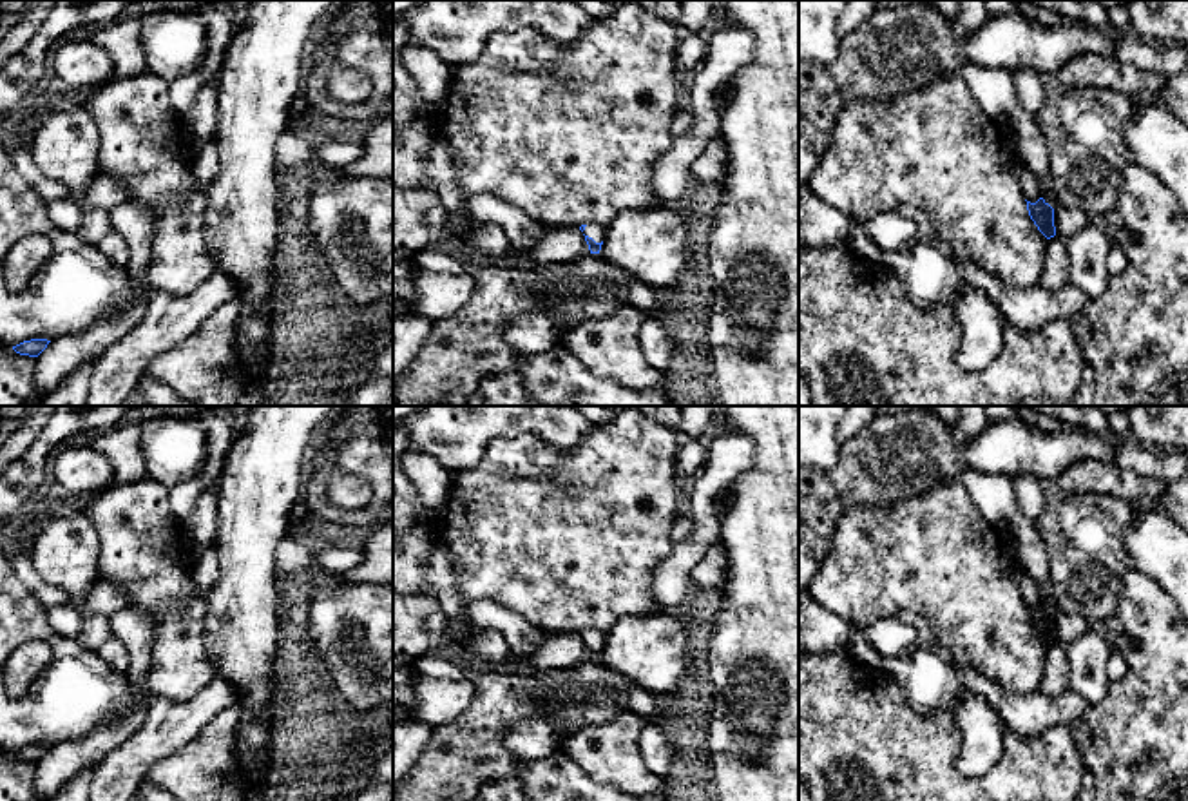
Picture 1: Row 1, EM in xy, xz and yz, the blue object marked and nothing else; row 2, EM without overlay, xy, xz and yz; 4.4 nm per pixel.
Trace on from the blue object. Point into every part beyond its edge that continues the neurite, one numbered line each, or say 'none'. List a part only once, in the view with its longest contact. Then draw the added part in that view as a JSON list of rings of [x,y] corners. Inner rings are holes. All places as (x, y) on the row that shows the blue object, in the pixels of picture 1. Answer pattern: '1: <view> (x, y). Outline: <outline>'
1: xz (596, 232). Outline: [[[589,223],[583,230],[585,236],[592,237],[596,243],[601,243],[607,237],[607,228],[596,223]]]

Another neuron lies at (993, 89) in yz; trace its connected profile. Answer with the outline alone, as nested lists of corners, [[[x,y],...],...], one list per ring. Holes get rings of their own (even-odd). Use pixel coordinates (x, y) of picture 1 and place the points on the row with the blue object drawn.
[[[965,63],[960,74],[976,103],[1014,138],[1018,156],[1040,185],[1049,185],[1047,145],[1036,114],[1029,112],[1016,94],[1012,72]]]

